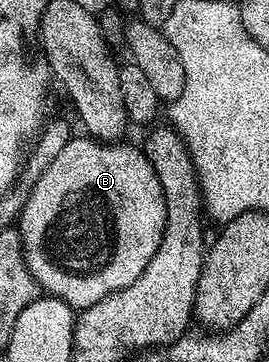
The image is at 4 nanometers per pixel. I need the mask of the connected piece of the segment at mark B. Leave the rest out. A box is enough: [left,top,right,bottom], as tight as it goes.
[18,137,166,312]

